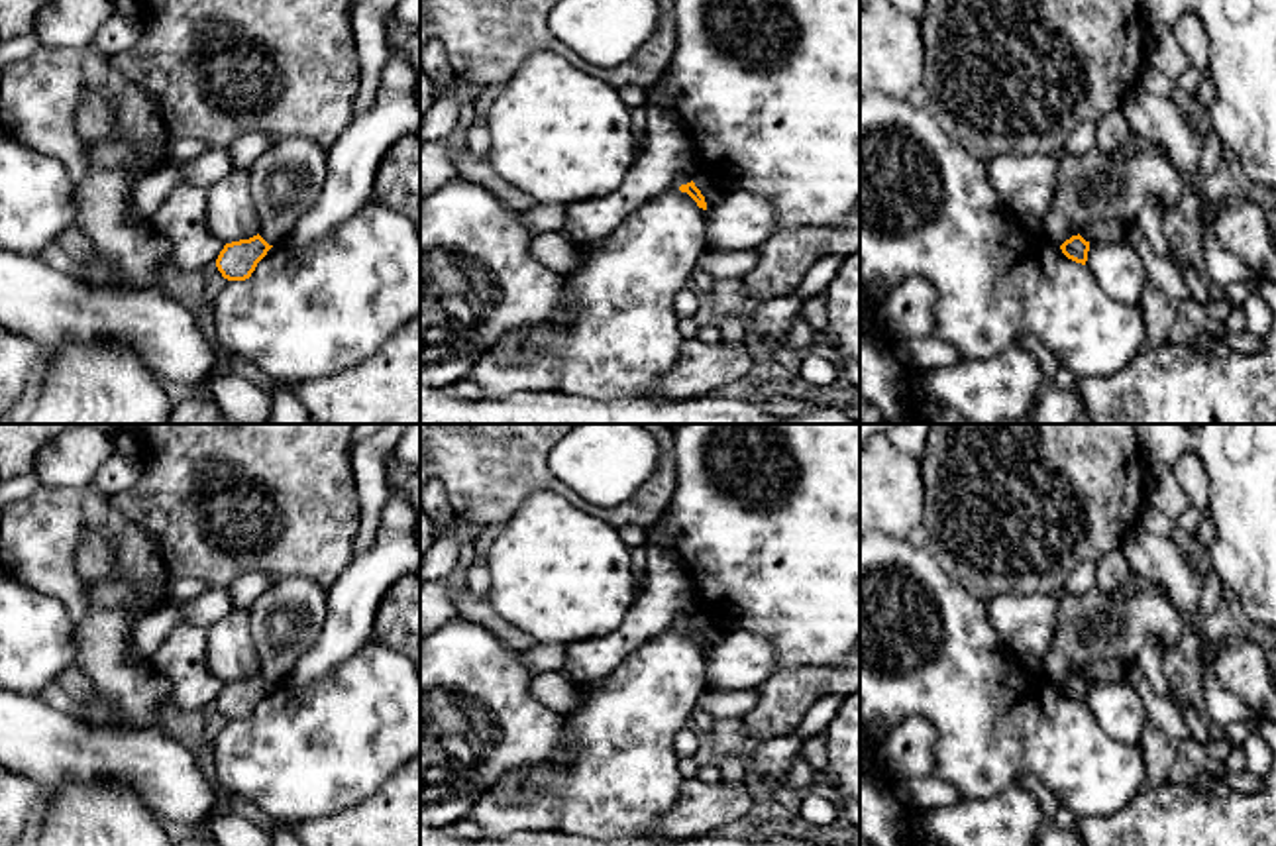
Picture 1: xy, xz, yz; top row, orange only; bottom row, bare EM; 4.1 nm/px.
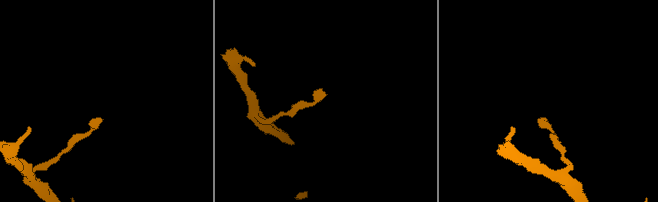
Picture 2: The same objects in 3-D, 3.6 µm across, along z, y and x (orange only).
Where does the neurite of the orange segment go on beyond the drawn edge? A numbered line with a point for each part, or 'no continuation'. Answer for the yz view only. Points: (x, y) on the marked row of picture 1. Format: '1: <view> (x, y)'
no continuation

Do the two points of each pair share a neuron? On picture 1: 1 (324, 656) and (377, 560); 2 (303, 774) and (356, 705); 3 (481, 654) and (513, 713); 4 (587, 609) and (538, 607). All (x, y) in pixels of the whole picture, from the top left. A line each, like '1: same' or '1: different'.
1: same
2: same
3: same
4: same

